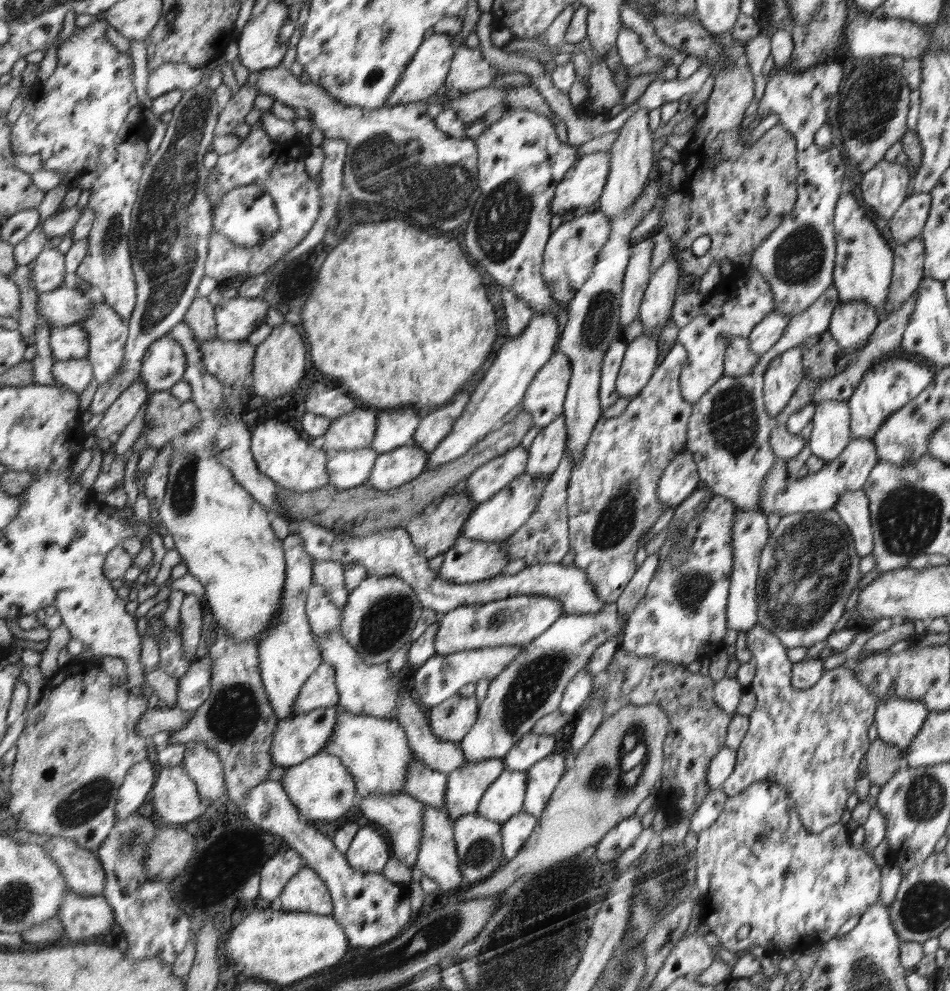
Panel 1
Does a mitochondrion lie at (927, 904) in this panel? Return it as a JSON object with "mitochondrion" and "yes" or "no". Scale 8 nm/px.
{"mitochondrion":"yes"}

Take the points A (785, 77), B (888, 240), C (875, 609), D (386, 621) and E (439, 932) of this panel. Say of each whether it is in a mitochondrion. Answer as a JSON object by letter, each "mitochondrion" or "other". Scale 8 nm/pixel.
{"A":"other","B":"other","C":"other","D":"mitochondrion","E":"mitochondrion"}

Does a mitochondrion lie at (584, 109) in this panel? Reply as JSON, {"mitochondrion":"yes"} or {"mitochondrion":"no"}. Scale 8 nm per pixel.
{"mitochondrion":"no"}

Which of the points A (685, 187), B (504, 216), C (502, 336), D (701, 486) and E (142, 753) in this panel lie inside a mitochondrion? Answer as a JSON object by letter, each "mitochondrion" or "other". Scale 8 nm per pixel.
{"A":"other","B":"mitochondrion","C":"other","D":"other","E":"other"}

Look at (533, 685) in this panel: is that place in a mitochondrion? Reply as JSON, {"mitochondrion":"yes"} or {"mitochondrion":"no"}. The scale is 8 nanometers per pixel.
{"mitochondrion":"yes"}

